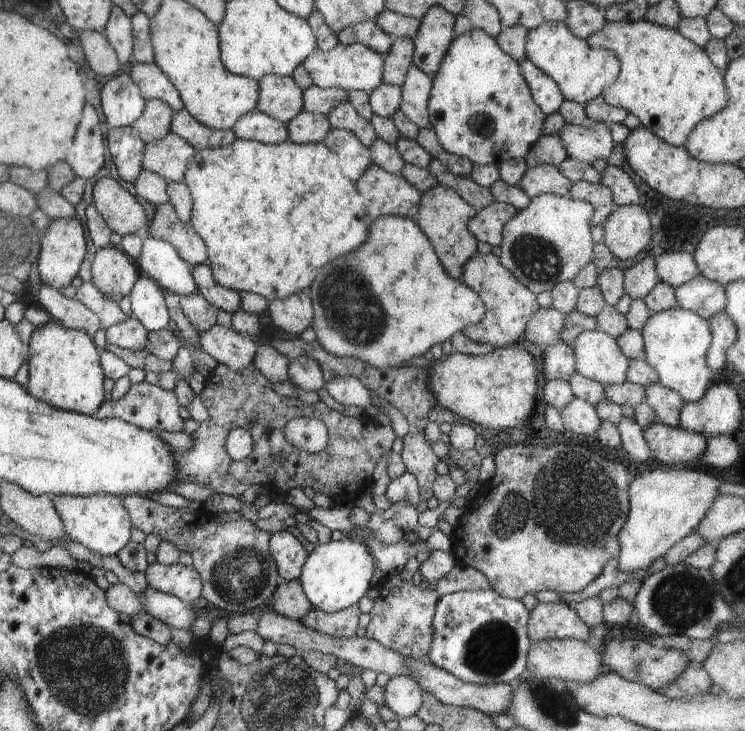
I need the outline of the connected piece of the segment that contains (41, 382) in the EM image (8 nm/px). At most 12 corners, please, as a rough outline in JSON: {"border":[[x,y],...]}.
{"border":[[33,330],[27,390],[94,416],[105,374],[93,337]]}

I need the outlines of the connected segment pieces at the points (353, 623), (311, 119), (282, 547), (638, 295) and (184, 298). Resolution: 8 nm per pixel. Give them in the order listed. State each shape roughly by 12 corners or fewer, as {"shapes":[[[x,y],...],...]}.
{"shapes":[[[358,604],[335,613],[312,608],[302,622],[322,634],[356,635]],[[306,110],[287,122],[289,140],[322,143],[326,115]],[[288,531],[270,549],[285,581],[302,576],[309,554]],[[655,258],[623,270],[625,292],[643,299],[660,281]],[[202,294],[179,295],[182,312],[199,332],[216,325],[218,309]]]}

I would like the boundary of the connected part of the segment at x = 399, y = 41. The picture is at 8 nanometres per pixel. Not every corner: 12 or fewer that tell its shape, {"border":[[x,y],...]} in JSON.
{"border":[[395,37],[383,55],[383,82],[402,86],[414,41]]}

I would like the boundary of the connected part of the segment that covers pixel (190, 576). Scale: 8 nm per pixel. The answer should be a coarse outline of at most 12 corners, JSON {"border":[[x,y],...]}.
{"border":[[190,565],[144,571],[147,584],[187,603],[200,598],[202,575]]}

